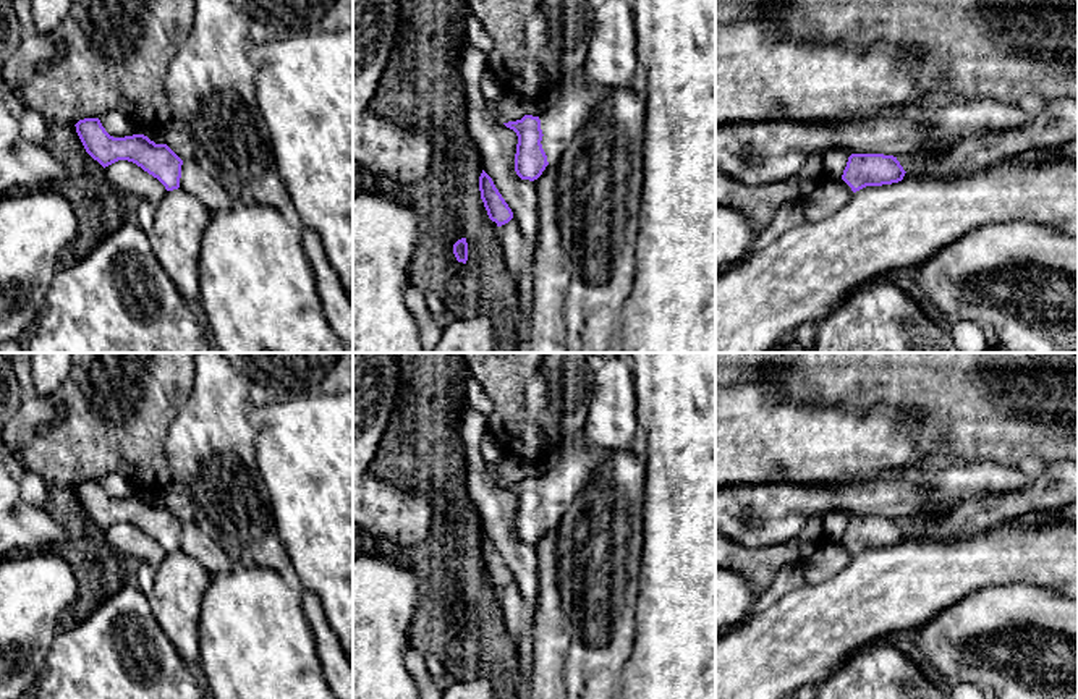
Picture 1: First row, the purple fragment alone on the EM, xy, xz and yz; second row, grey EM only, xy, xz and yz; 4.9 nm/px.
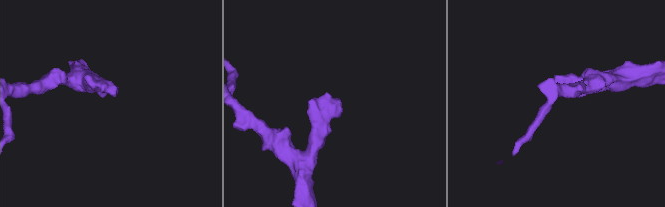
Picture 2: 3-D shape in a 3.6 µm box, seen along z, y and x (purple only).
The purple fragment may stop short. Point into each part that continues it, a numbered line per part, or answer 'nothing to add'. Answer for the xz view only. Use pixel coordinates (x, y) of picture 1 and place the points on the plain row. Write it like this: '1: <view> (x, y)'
1: xz (577, 461)

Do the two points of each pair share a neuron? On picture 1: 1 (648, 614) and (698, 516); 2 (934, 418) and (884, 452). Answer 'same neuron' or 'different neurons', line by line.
1: same neuron
2: different neurons

